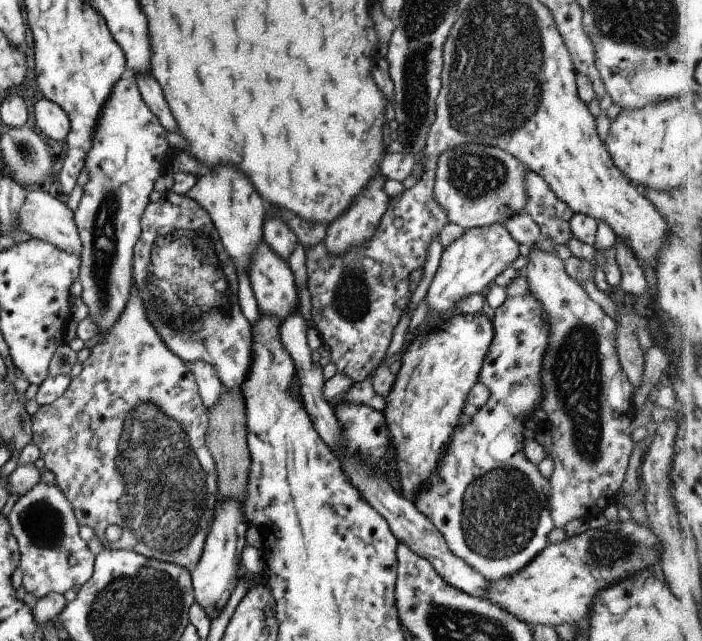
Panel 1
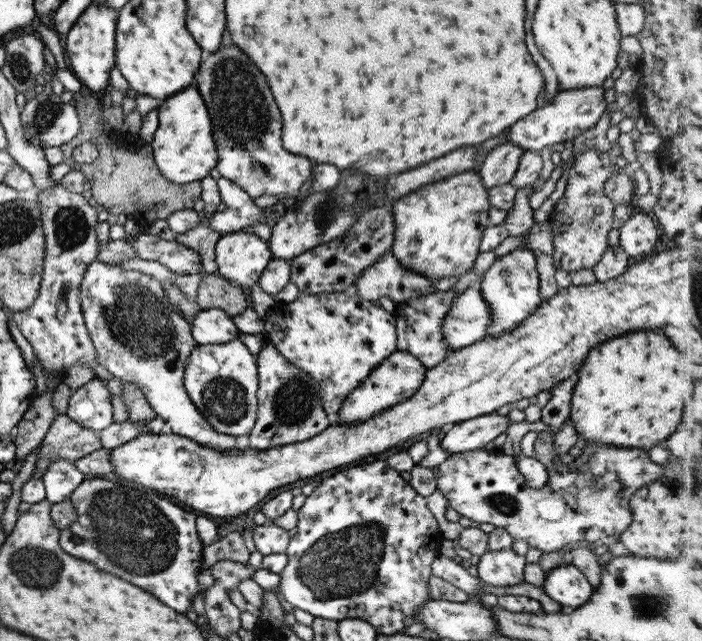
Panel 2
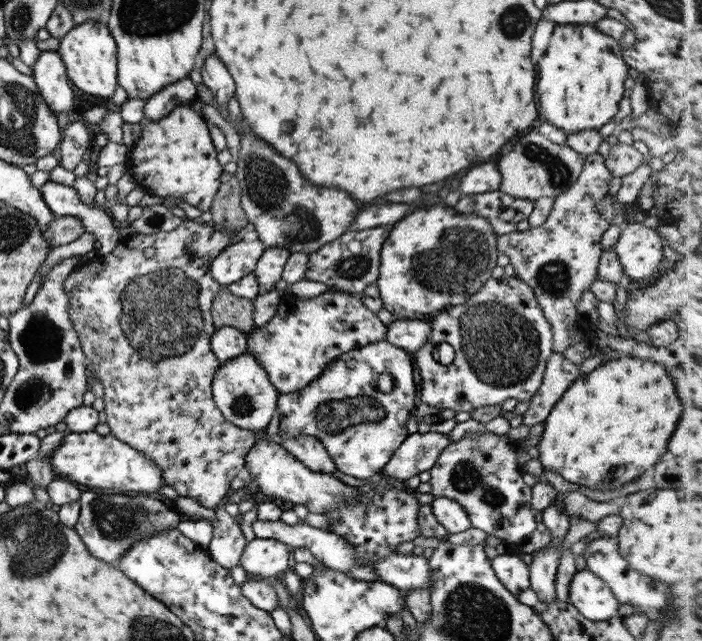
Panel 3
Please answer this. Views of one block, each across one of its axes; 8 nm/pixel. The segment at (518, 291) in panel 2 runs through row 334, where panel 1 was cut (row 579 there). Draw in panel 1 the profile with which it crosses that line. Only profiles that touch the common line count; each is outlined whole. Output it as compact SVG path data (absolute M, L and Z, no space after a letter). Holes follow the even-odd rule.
M523 271L505 290L504 304L489 312L494 340L488 348L478 376L478 383L488 386L490 398L484 407L469 411L472 420L468 424L462 424L452 432L446 456L442 456L436 474L432 476L432 480L428 480L428 484L420 488L420 492L416 492L416 500L413 500L416 508L442 534L452 554L462 558L466 564L482 574L487 582L496 582L523 571L549 546L548 534L555 528L548 506L550 484L537 466L526 458L522 444L524 438L521 435L521 431L525 429L523 420L530 419L533 411L540 407L544 396L540 384L540 368L550 336L550 328L546 322L548 316L542 310L540 302L532 296Z

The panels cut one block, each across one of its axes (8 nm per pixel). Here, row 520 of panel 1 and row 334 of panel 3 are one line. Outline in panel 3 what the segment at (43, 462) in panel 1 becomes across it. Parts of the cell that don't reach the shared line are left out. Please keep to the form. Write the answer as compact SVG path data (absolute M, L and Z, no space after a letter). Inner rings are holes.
M184 218L184 222L180 223L174 230L170 232L155 232L154 234L134 233L131 236L121 237L121 241L115 245L112 252L106 255L98 253L94 258L84 262L82 265L72 272L64 280L64 292L68 296L68 314L71 315L73 322L72 328L76 330L78 340L81 344L82 350L88 361L92 362L94 368L93 376L104 387L104 404L106 404L105 412L107 413L107 425L110 427L111 434L119 438L122 442L129 444L132 448L143 452L152 462L155 462L162 469L162 476L165 484L174 488L180 496L193 498L196 502L201 503L207 509L211 509L212 513L217 514L217 519L213 524L213 537L209 546L205 549L211 556L214 562L220 564L224 568L231 569L234 566L241 564L240 559L242 553L246 549L248 542L242 534L240 524L235 521L224 509L217 507L222 498L224 498L231 488L232 480L243 474L245 469L246 455L257 441L254 432L251 430L242 429L239 426L234 426L229 423L216 407L213 400L213 392L211 389L212 381L216 376L216 371L219 369L221 362L216 358L216 355L211 349L211 338L216 332L213 325L213 318L211 316L211 308L214 298L218 292L223 288L222 285L214 281L210 276L209 264L214 260L228 245L230 245L231 238L236 236L238 232L230 232L217 228L213 224L204 224L198 220L191 220ZM144 248L154 248L156 253L152 258L146 258L143 255Z

